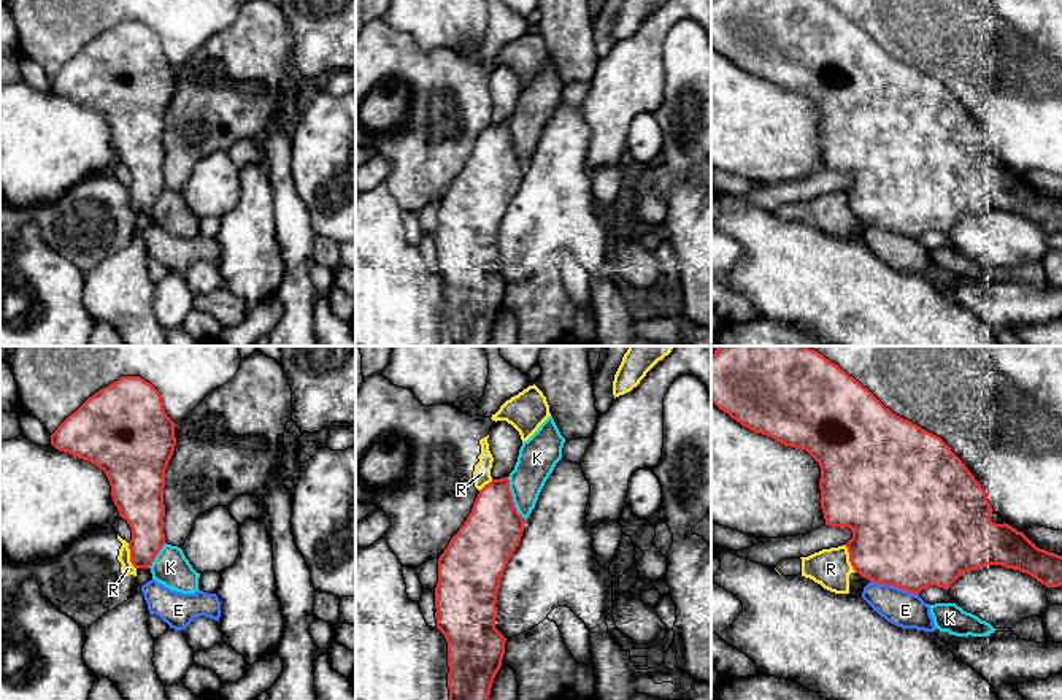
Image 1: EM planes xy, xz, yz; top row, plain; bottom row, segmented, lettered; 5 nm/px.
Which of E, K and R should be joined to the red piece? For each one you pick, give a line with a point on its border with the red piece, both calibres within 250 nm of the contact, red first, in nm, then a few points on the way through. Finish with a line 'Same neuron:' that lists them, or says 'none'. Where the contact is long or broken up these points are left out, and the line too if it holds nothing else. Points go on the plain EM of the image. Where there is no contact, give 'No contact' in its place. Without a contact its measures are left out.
Same neuron: none

